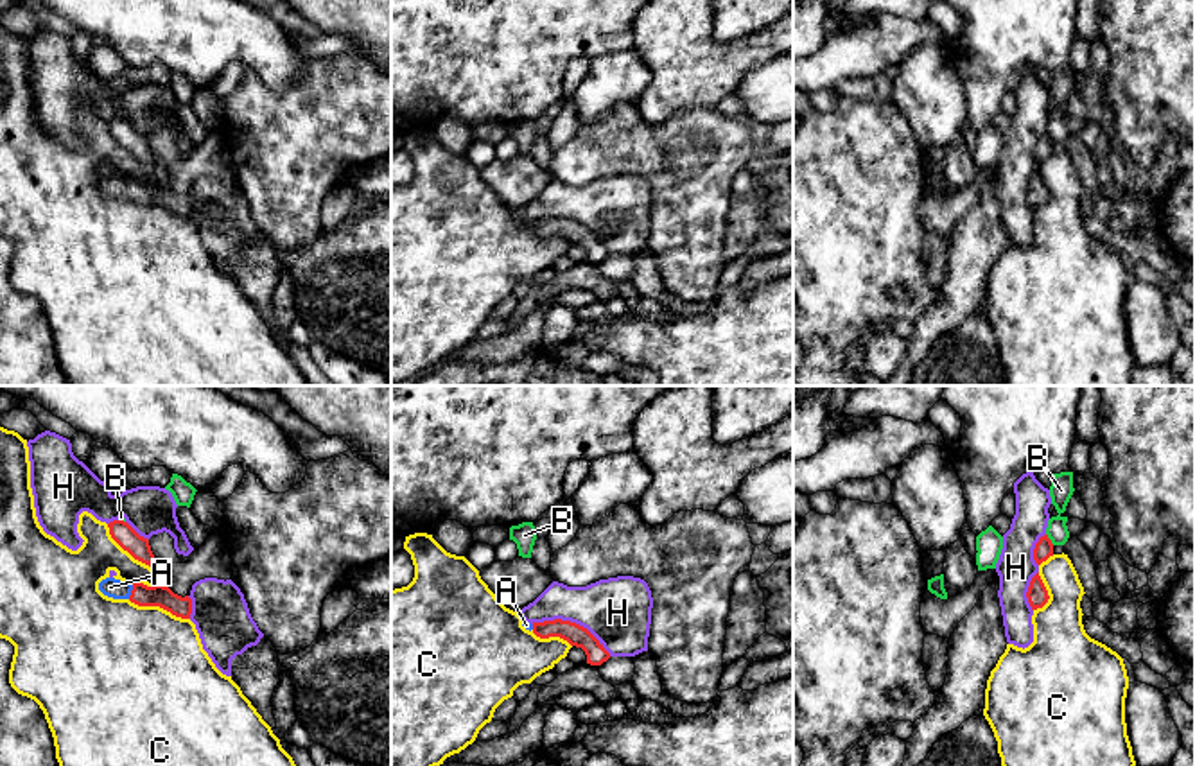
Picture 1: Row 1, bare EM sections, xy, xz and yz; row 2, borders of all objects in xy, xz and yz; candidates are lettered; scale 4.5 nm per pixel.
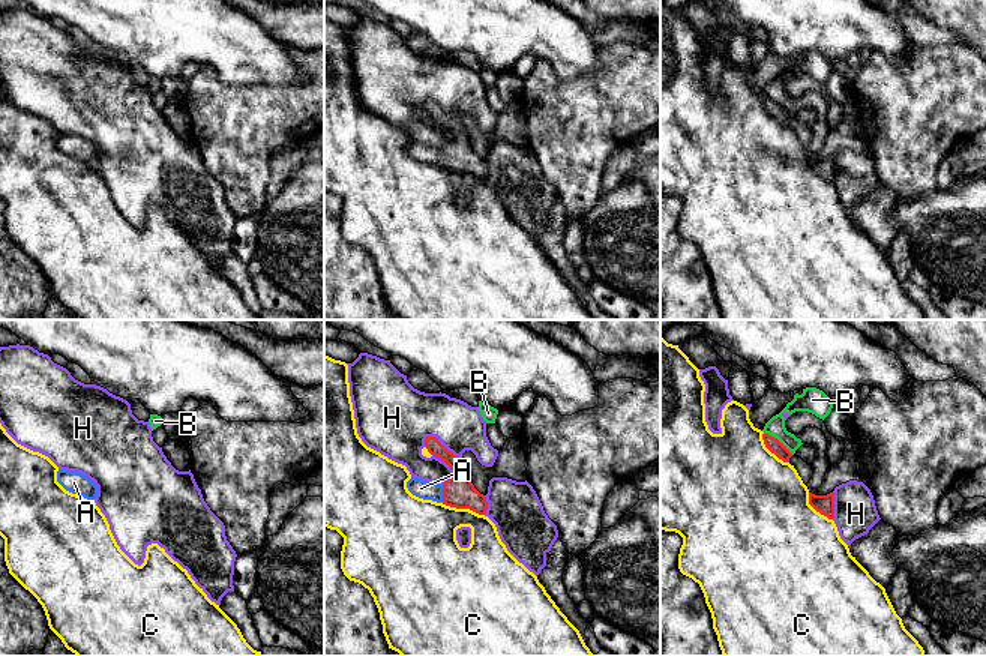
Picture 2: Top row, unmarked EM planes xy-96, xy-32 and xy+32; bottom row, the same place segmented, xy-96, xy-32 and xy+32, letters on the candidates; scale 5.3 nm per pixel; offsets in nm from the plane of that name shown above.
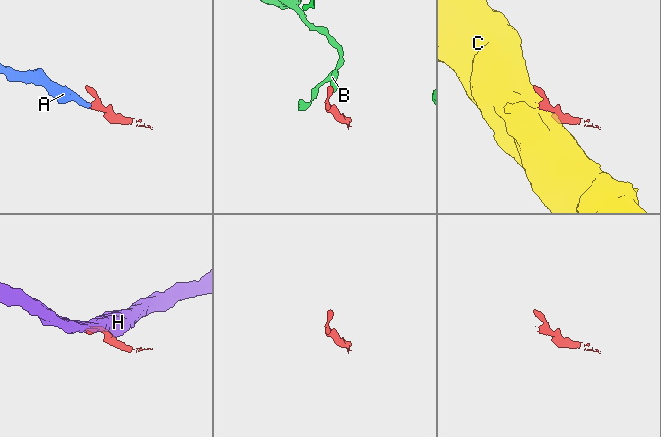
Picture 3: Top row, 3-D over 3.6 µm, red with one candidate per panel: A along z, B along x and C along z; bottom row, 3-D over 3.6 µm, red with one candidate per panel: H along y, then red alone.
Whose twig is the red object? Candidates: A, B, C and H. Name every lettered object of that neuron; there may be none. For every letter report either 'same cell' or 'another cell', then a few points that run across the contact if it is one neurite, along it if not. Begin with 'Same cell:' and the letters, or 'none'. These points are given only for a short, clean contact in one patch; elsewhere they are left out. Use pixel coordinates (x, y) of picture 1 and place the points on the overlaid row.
Same cell: A
A: same cell; line xy (160, 596), (131, 592), (110, 587)
B: another cell; line yz (1046, 533), (1054, 544)
C: another cell
H: another cell

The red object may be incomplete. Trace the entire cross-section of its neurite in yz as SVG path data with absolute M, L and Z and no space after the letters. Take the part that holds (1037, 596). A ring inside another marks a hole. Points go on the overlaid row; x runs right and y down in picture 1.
M1039 572L1032 578L1026 597L1032 610L1042 608L1048 603L1050 596Z

